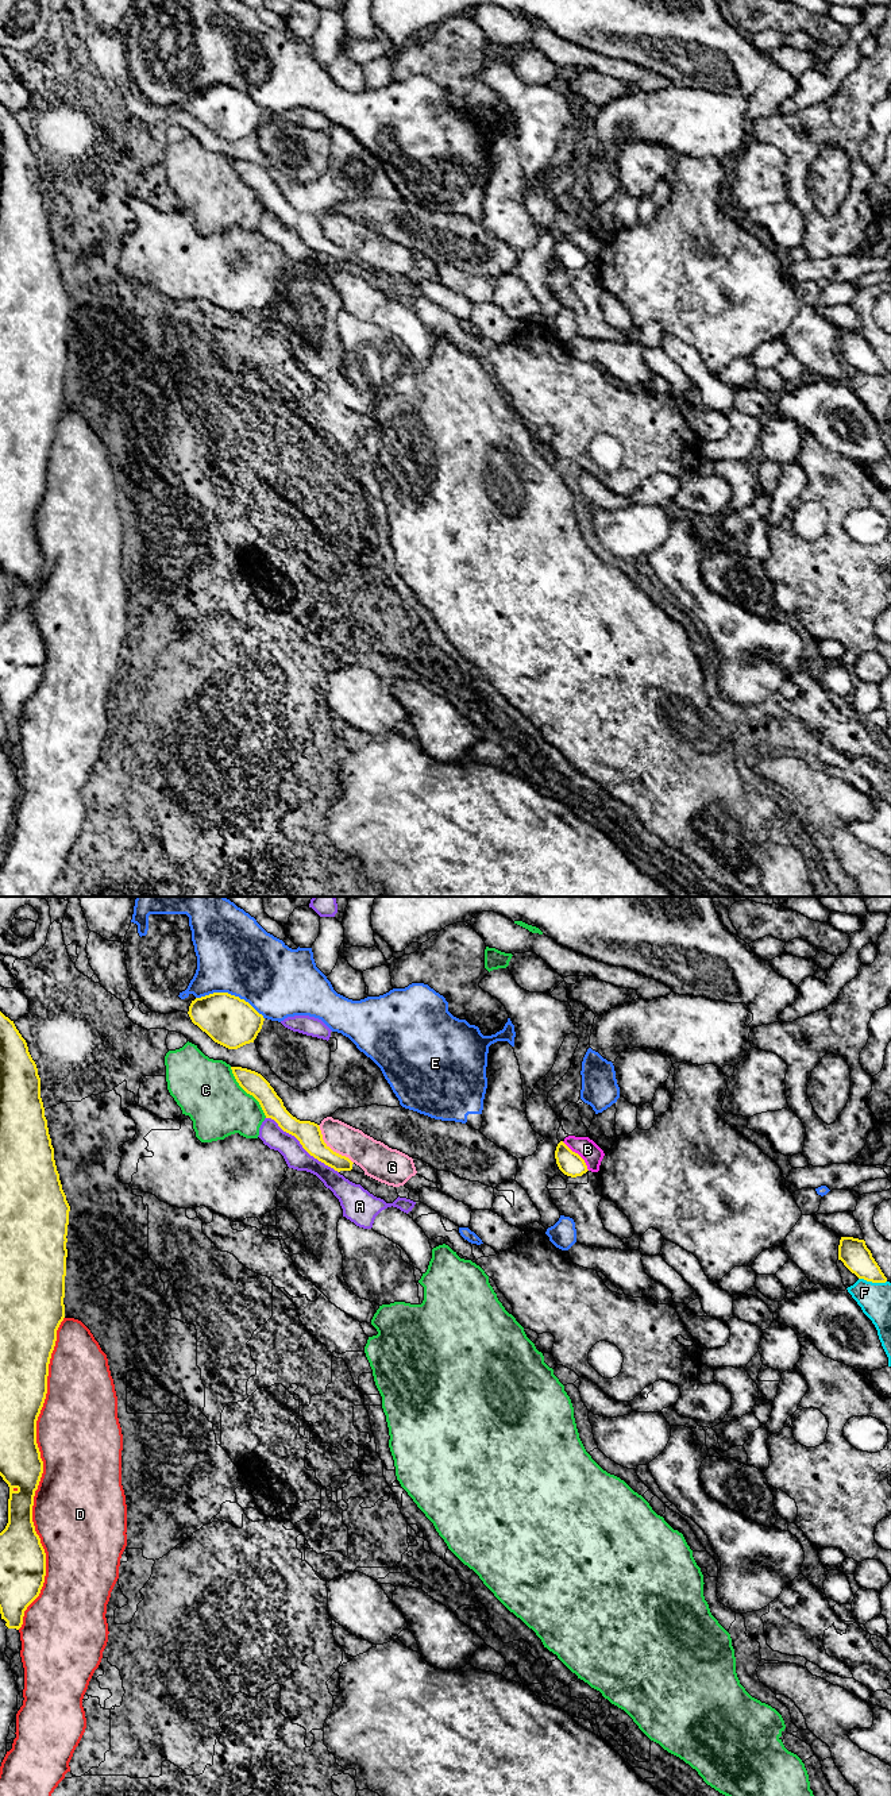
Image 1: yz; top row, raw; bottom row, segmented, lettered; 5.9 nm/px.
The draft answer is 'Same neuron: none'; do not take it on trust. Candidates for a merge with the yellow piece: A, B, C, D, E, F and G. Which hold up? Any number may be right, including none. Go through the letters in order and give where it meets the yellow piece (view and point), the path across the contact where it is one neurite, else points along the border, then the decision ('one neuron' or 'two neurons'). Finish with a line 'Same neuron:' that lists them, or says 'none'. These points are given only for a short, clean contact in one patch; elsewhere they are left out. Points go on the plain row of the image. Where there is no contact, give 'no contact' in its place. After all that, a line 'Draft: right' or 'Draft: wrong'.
A: meets yellow in yz at (301, 236); two neurons
B: meets yellow in yz at (578, 247); border along yz (562, 234), (583, 253), (589, 262); two neurons
C: meets yellow in yz at (247, 185); two neurons
D: meets yellow in yz at (42, 565); two neurons
E: meets yellow in yz at (230, 87); two neurons
F: meets yellow in yz at (872, 374); two neurons
G: meets yellow in yz at (330, 241); two neurons
Same neuron: none
Draft: right

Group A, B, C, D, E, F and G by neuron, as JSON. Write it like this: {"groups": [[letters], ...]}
{"groups": [["A"], ["B"], ["C"], ["D"], ["E"], ["F"], ["G"]]}

